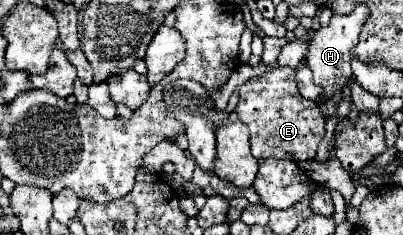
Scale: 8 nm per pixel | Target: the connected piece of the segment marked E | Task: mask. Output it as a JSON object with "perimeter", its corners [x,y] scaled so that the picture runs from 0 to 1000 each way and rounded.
{"perimeter":[[[672,289],[658,323],[618,340],[593,383],[588,494],[623,553],[623,655],[638,681],[717,672],[732,689],[777,681],[806,579],[806,494],[782,434],[737,391],[727,289]]]}

